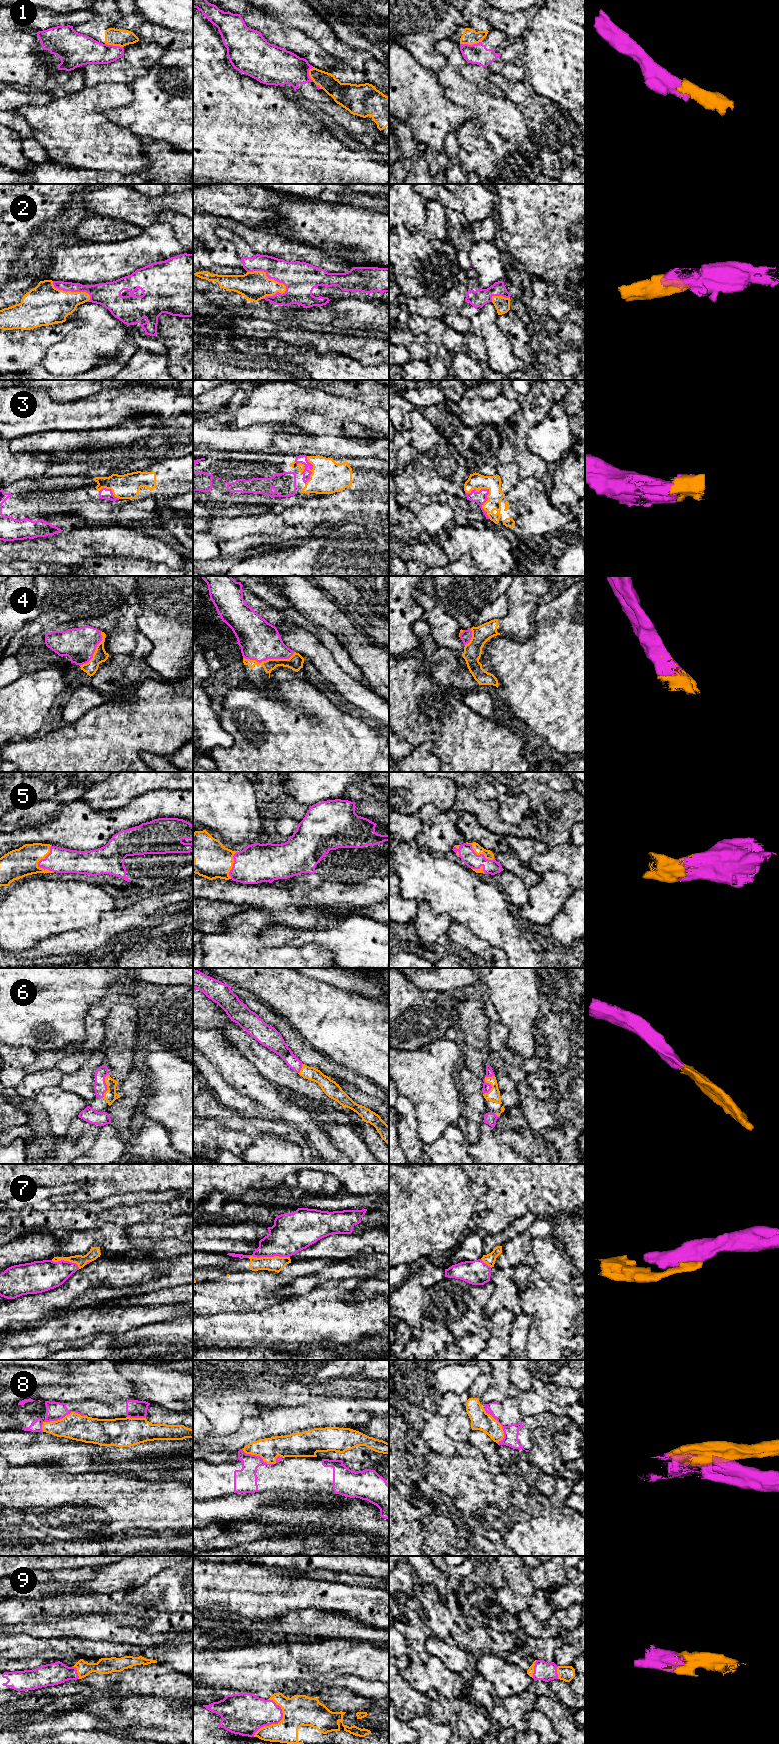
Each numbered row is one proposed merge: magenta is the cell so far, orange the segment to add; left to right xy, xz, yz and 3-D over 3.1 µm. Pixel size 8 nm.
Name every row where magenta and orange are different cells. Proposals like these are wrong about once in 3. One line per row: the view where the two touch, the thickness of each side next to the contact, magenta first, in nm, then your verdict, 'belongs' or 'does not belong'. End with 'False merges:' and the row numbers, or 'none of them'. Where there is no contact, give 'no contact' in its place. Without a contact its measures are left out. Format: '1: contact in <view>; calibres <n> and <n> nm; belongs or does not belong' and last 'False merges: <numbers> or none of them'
1: contact in yz; calibres 160 and 120 nm; does not belong
2: contact in xz; calibres 280 and 240 nm; belongs
3: contact in yz; calibres 100 and 130 nm; belongs
4: contact in xz; calibres 320 and 120 nm; belongs
5: contact in xy; calibres 200 and 240 nm; belongs
6: contact in yz; calibres 70 and 100 nm; belongs
7: contact in xz; calibres 300 and 120 nm; belongs
8: contact in xy; calibres 150 and 200 nm; does not belong
9: contact in xz; calibres 320 and 260 nm; belongs
False merges: 1, 8

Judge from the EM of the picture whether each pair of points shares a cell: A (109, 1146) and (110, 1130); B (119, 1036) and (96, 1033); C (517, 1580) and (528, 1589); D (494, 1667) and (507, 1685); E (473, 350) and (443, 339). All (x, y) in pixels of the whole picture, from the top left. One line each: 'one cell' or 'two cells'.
A: one cell
B: two cells
C: one cell
D: one cell
E: one cell

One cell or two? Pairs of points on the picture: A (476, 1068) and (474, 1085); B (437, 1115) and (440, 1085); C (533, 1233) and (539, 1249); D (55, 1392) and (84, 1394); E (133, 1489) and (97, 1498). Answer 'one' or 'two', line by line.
A: two
B: one
C: two
D: one
E: one

